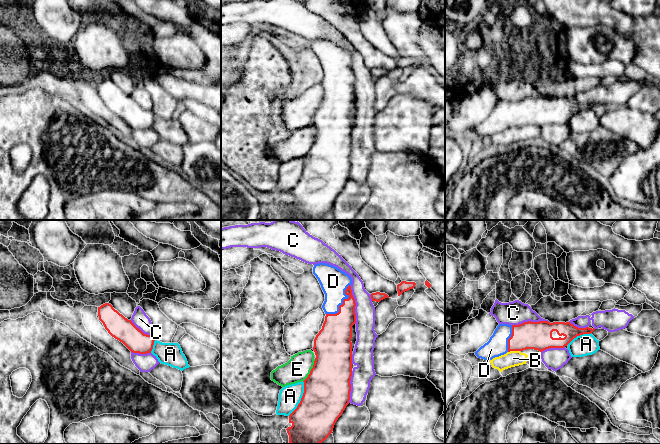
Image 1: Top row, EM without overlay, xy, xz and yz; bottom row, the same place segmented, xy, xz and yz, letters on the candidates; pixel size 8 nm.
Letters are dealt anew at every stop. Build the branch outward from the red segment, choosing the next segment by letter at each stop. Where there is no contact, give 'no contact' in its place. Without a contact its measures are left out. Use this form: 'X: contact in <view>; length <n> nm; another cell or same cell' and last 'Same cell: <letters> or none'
A: contact in xz; length 300 nm; another cell
B: contact in yz; length 100 nm; another cell
C: contact in xz; length 320 nm; another cell
D: contact in xz; length 320 nm; same cell
E: contact in xz; length 200 nm; another cell
Same cell: D

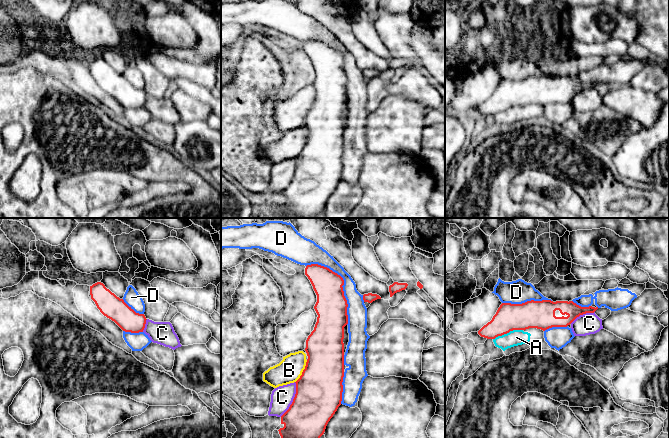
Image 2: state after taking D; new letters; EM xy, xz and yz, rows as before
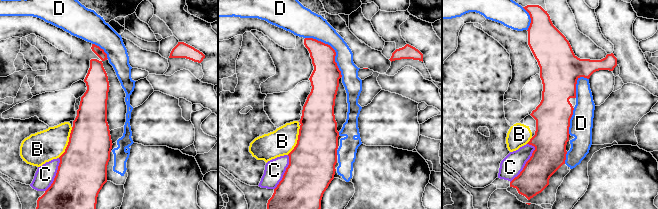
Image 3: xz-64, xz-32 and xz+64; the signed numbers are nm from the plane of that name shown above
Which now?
A: contact in yz; length 260 nm; another cell
B: contact in xz; length 200 nm; another cell
C: contact in xz; length 300 nm; another cell
D: contact in xz; length 600 nm; another cell
Same cell: none

